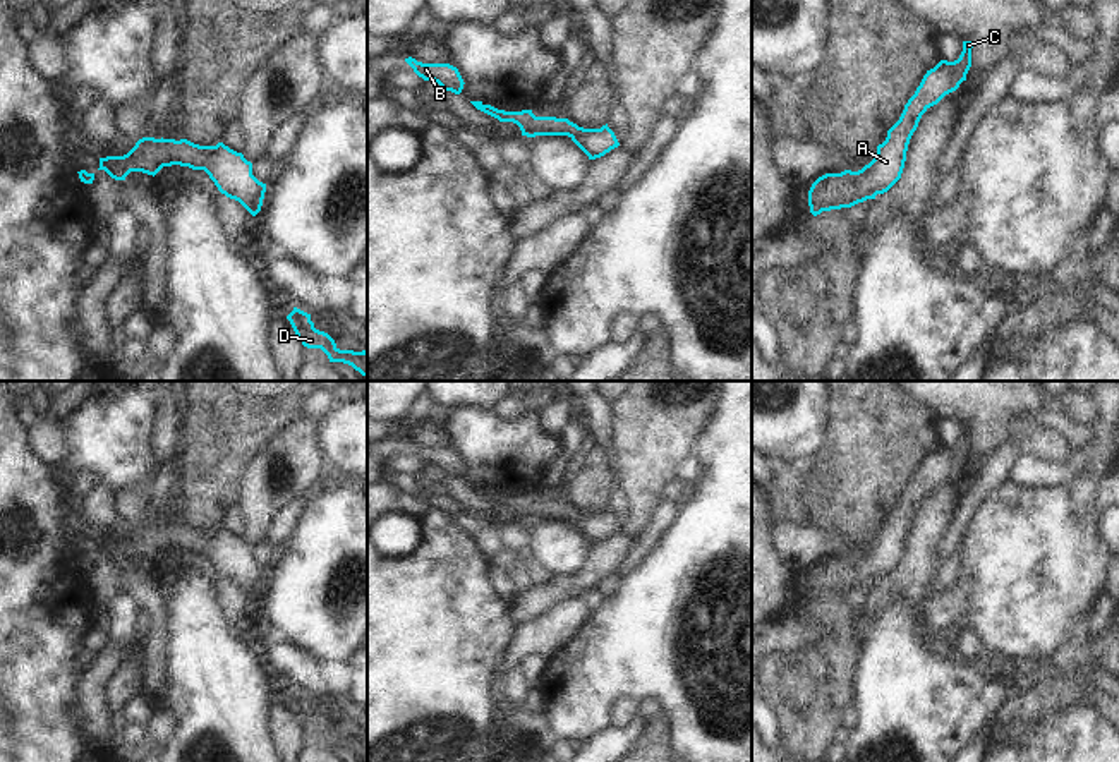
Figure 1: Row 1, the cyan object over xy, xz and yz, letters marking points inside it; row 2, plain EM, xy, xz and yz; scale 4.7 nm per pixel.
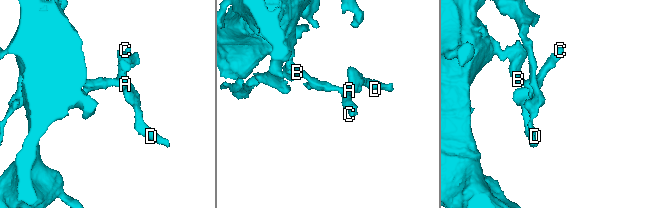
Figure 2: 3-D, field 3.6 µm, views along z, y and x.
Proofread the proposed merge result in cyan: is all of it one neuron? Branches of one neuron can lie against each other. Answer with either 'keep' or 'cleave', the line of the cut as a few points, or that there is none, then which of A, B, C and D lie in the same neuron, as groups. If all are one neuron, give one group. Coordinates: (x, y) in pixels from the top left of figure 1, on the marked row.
keep; cut none; groups A B C D

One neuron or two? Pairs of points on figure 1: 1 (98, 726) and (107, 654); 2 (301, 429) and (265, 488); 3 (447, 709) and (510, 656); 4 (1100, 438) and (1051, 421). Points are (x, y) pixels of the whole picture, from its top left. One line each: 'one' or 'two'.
1: one
2: one
3: two
4: two

